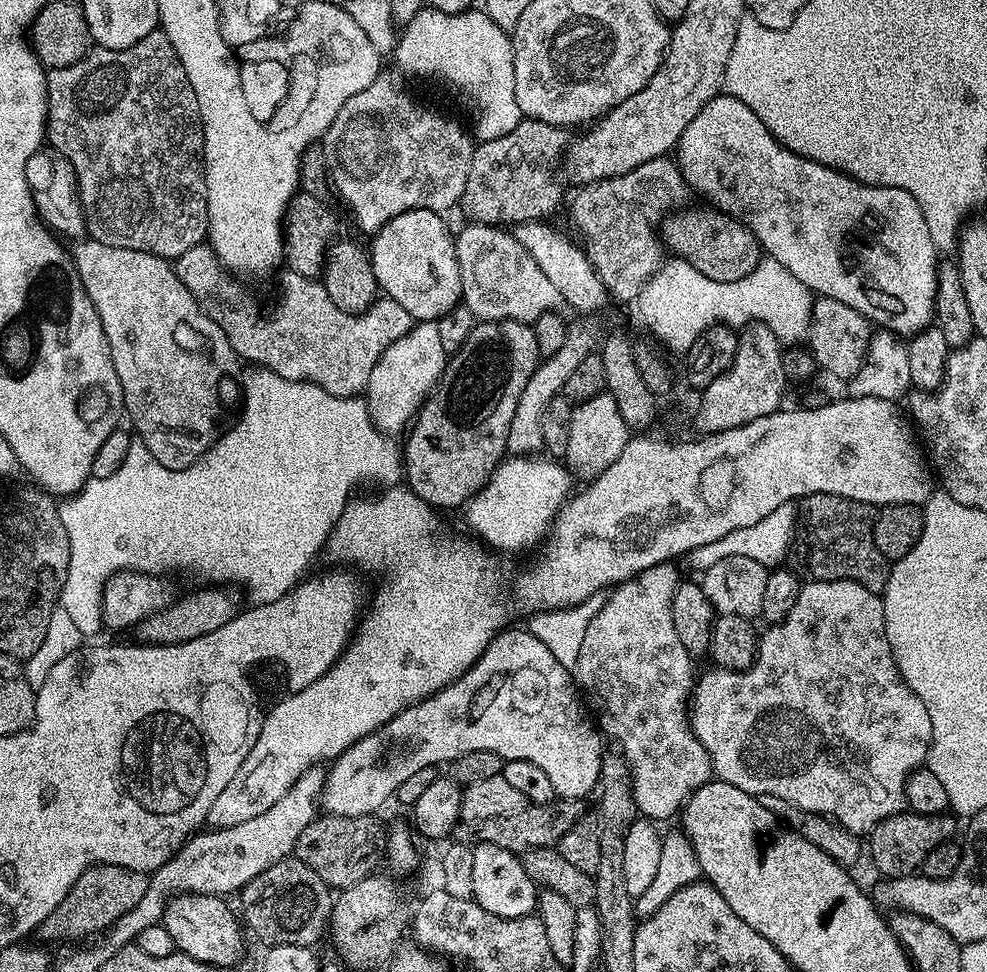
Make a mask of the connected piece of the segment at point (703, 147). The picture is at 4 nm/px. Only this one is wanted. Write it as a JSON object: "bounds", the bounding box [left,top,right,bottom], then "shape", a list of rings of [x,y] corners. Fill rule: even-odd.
{"bounds":[678,98,938,334],"shape":[[[717,98],[706,102],[702,110],[682,130],[682,138],[678,145],[680,160],[678,167],[680,175],[684,177],[687,187],[696,192],[702,192],[707,203],[711,207],[726,212],[739,220],[741,224],[748,225],[752,229],[754,238],[760,243],[761,249],[771,259],[782,262],[798,282],[806,285],[816,296],[826,298],[838,298],[850,306],[850,310],[858,310],[873,325],[879,326],[885,332],[895,332],[897,334],[915,334],[923,332],[929,327],[930,317],[936,310],[936,269],[938,267],[938,249],[934,246],[931,236],[928,234],[926,218],[918,210],[918,206],[912,203],[912,197],[907,195],[903,188],[874,188],[871,186],[858,186],[857,181],[851,178],[842,178],[841,173],[826,170],[821,164],[814,164],[804,156],[794,156],[789,148],[781,148],[776,141],[769,137],[766,126],[761,124],[760,119],[752,114],[749,108],[744,107],[744,103],[739,98]]]}

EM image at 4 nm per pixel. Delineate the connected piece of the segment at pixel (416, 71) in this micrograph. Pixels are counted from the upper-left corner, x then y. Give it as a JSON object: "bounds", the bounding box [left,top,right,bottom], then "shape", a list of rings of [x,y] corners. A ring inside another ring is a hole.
{"bounds":[394,6,522,141],"shape":[[[427,6],[399,33],[394,57],[408,76],[441,84],[472,119],[477,141],[502,138],[522,119],[514,94],[514,54],[509,33],[504,32],[483,10],[446,14]]]}

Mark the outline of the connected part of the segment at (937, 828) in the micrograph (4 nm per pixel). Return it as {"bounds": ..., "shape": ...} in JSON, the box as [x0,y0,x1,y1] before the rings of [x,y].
{"bounds":[866,810,957,878],"shape":[[[905,810],[887,816],[872,827],[866,840],[866,848],[872,851],[872,860],[876,863],[879,875],[884,878],[899,878],[913,875],[923,865],[926,854],[942,842],[953,839],[957,834],[957,817],[952,814],[928,815],[926,813]]]}

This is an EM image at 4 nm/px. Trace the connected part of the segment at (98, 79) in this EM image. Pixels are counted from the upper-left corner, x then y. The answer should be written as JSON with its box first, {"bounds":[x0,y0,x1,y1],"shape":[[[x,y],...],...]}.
{"bounds":[46,31,208,258],"shape":[[[162,31],[151,32],[146,34],[146,38],[142,38],[142,42],[134,42],[134,46],[130,46],[126,50],[110,50],[109,48],[93,47],[87,56],[84,56],[78,62],[74,62],[74,66],[66,66],[65,68],[54,68],[47,73],[48,78],[48,126],[46,129],[46,140],[50,145],[60,151],[59,155],[70,162],[70,166],[76,175],[76,186],[80,189],[80,204],[84,208],[84,226],[87,235],[98,242],[106,242],[106,246],[122,246],[126,250],[142,250],[149,252],[155,256],[165,258],[175,258],[186,254],[186,250],[190,250],[194,246],[205,243],[208,234],[208,203],[206,202],[206,182],[204,181],[204,131],[202,130],[202,122],[200,121],[200,111],[198,110],[198,98],[194,98],[194,86],[190,86],[190,78],[186,78],[186,70],[182,66],[182,62],[178,58],[178,54],[174,50],[174,46],[170,46],[170,38],[166,38],[166,34]]]}

